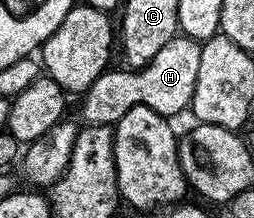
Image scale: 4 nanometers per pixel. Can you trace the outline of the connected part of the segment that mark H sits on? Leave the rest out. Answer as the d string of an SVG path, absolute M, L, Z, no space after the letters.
M177 34L156 52L156 56L139 70L108 68L93 81L82 96L80 112L87 125L113 126L134 106L152 108L165 118L186 110L195 94L196 77L200 72L201 43L183 34Z

